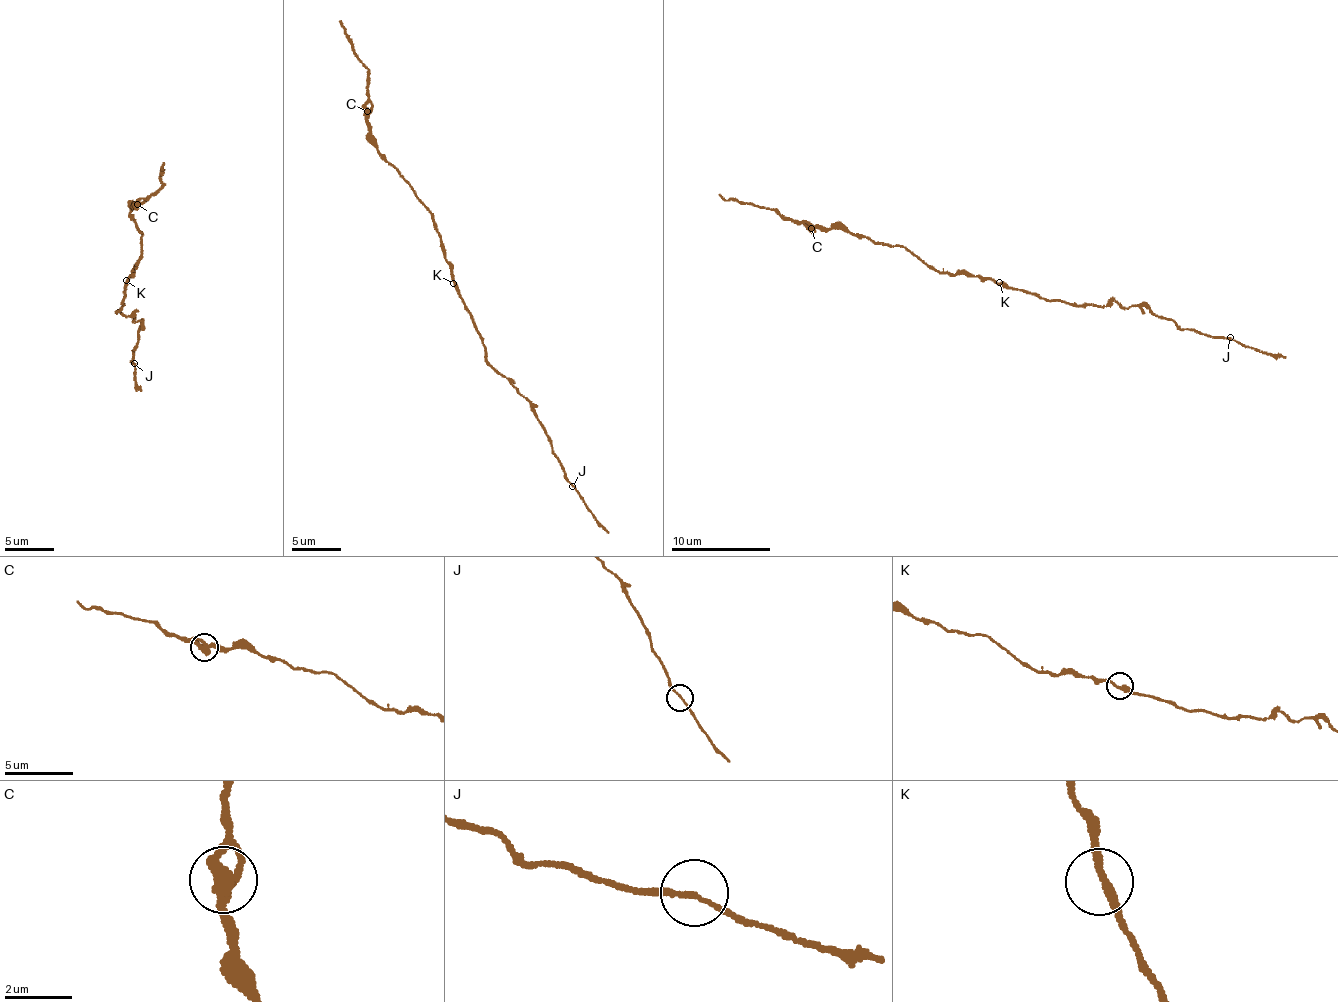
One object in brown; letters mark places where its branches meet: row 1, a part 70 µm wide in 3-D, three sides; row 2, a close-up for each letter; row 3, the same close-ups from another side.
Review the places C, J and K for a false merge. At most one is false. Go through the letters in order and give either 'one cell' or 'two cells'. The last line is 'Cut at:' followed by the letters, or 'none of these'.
C: one cell
J: one cell
K: one cell
Cut at: none of these

